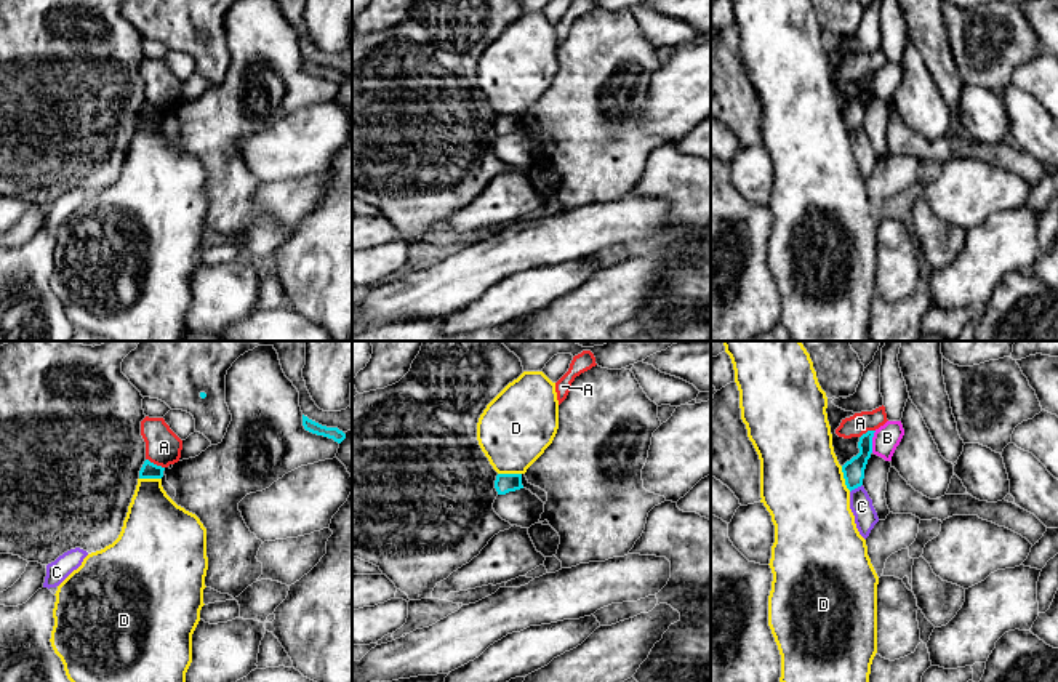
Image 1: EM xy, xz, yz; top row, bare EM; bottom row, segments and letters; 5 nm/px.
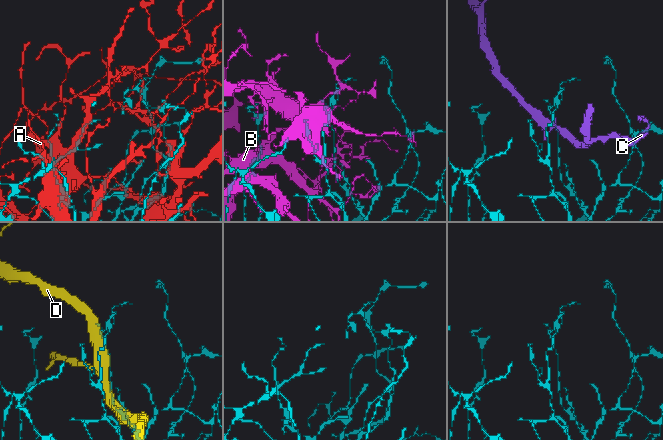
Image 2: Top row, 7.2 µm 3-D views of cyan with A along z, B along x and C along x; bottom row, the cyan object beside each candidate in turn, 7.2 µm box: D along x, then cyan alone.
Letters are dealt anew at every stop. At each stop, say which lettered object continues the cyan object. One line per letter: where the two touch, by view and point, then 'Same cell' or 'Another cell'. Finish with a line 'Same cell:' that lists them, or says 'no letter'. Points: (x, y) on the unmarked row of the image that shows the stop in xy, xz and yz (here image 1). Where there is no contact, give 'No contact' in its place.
A: Touches cyan at xy (156, 106). Another cell
B: Touches cyan at yz (871, 84). Another cell
C: Touches cyan at yz (855, 128). Another cell
D: Touches cyan at yz (844, 119). Another cell
Same cell: no letter

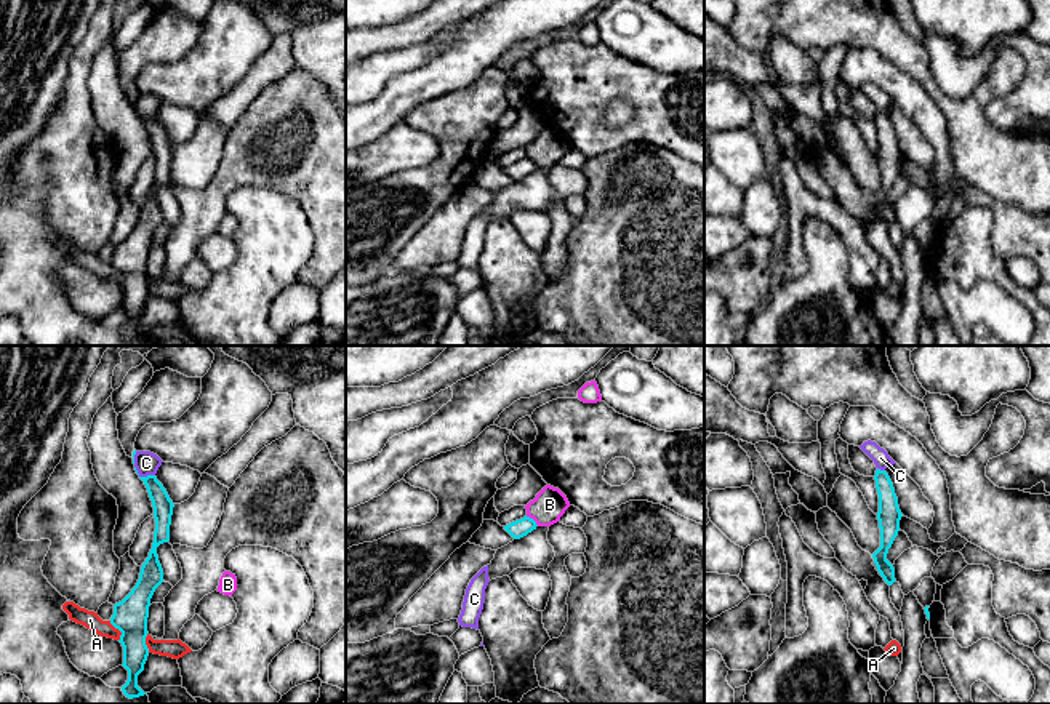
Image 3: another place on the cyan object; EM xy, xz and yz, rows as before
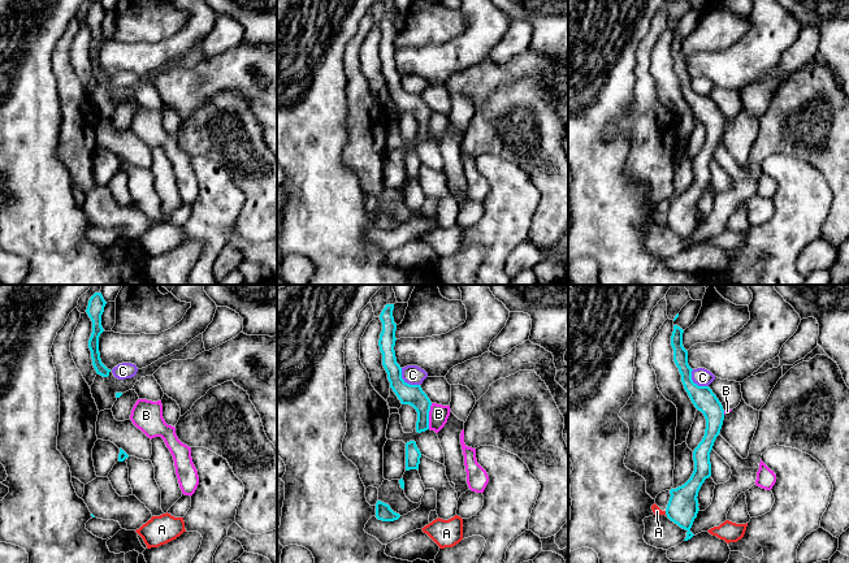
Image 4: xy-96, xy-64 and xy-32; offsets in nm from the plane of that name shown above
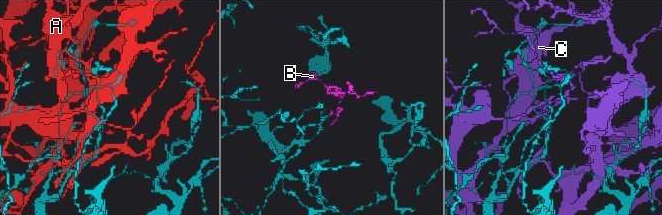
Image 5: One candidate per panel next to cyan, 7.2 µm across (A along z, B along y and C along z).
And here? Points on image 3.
A: Touches cyan at xy (119, 271). Another cell
B: Touches cyan at xz (532, 160). Same cell
C: Touches cyan at xy (143, 119). Another cell
Same cell: B

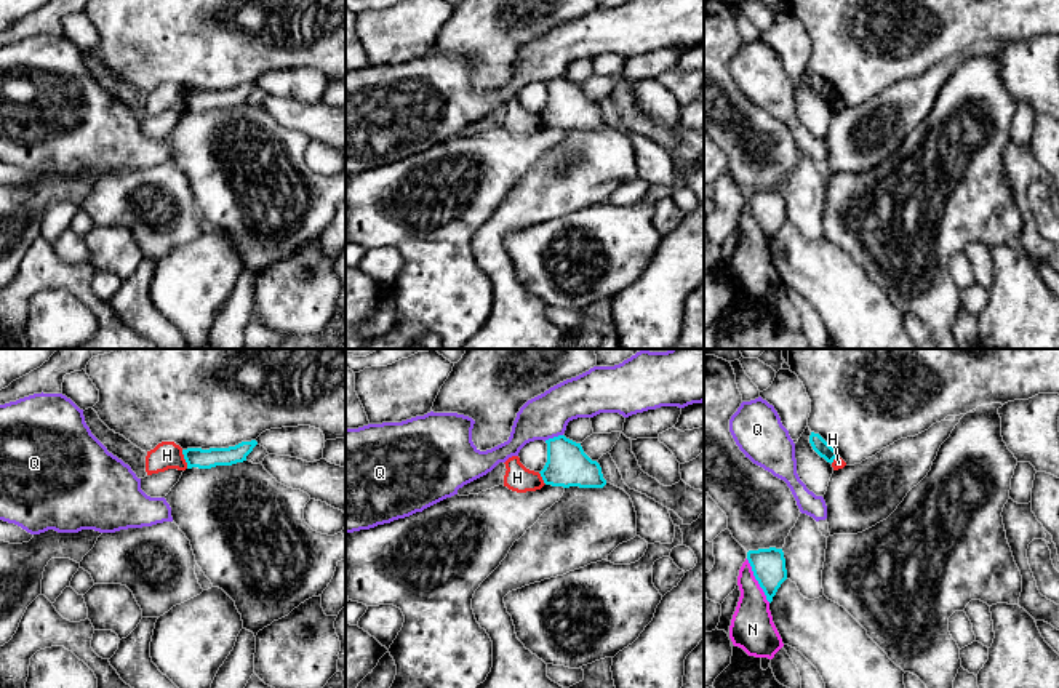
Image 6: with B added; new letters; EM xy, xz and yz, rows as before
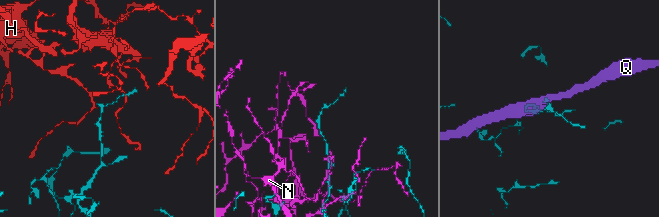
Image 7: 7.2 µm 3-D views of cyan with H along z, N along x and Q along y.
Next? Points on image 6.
H: Touches cyan at xy (186, 101). Another cell
N: Touches cyan at yz (757, 221). Another cell
Q: Touches cyan at xz (552, 80). Another cell
Same cell: no letter

